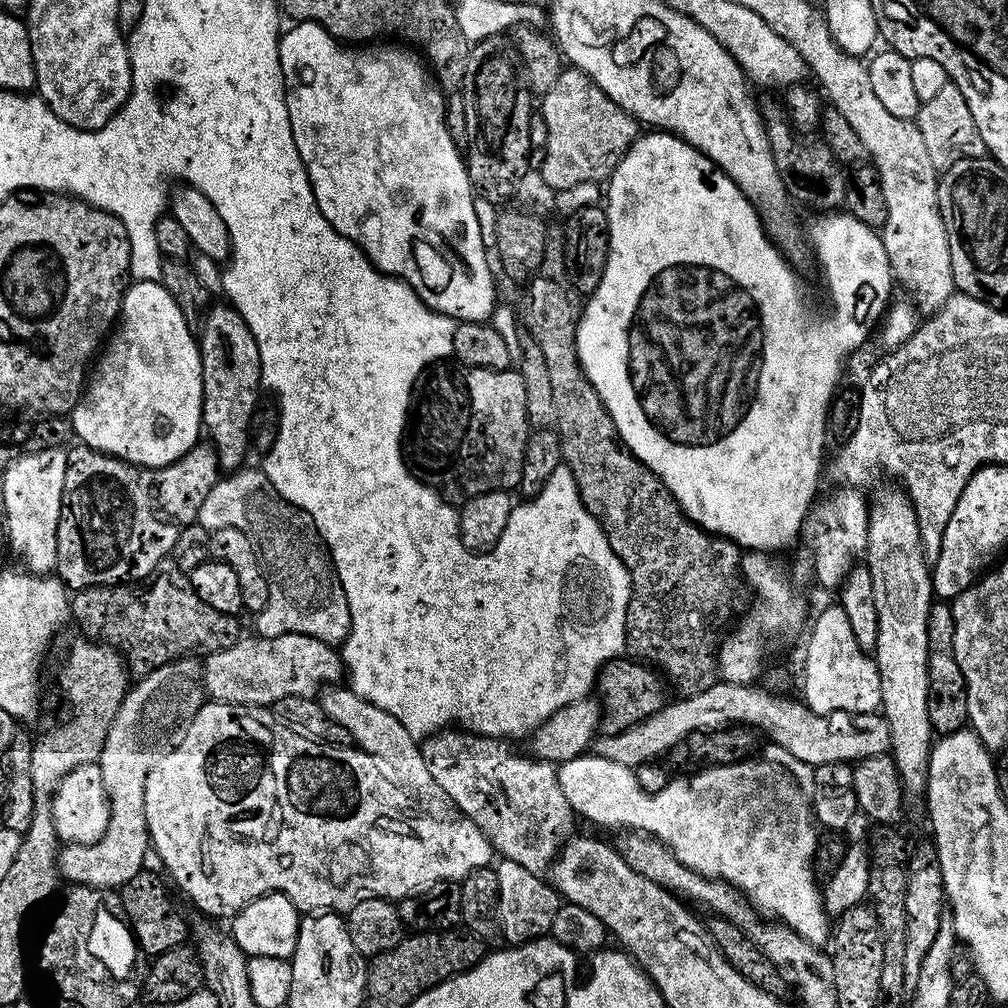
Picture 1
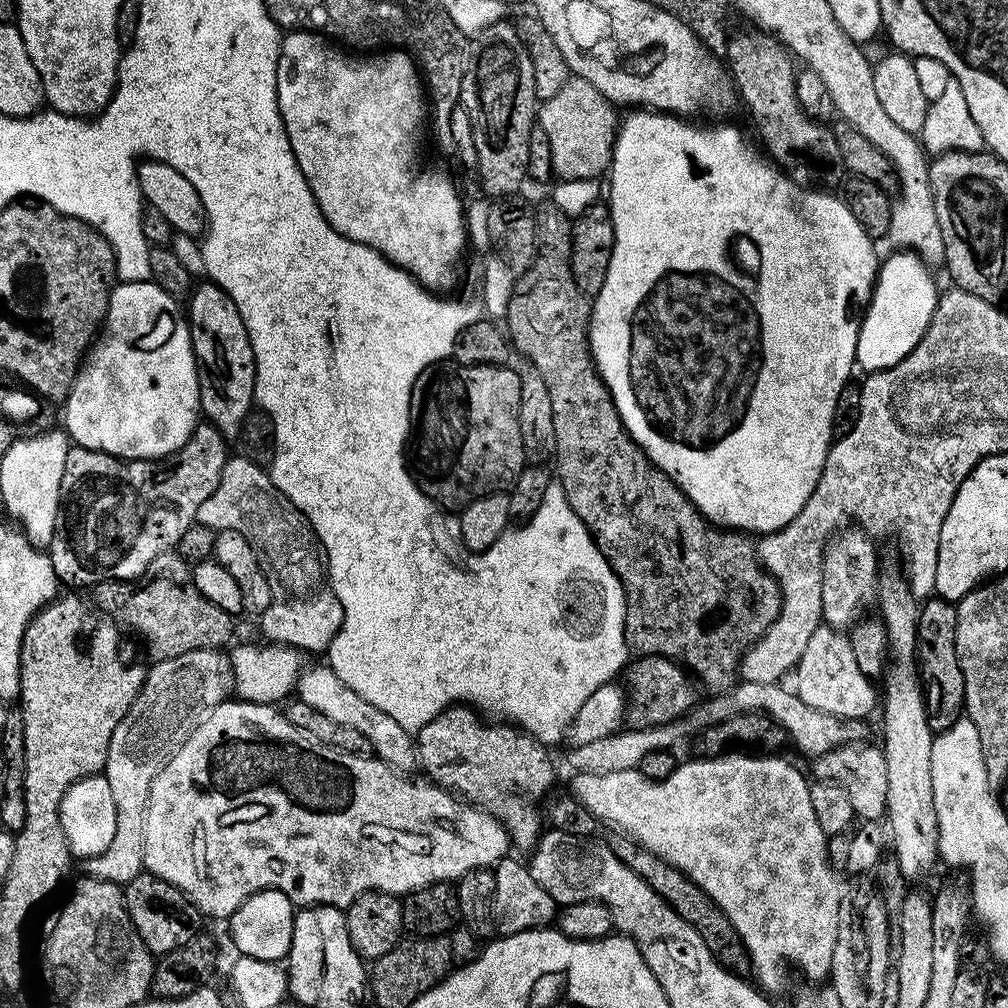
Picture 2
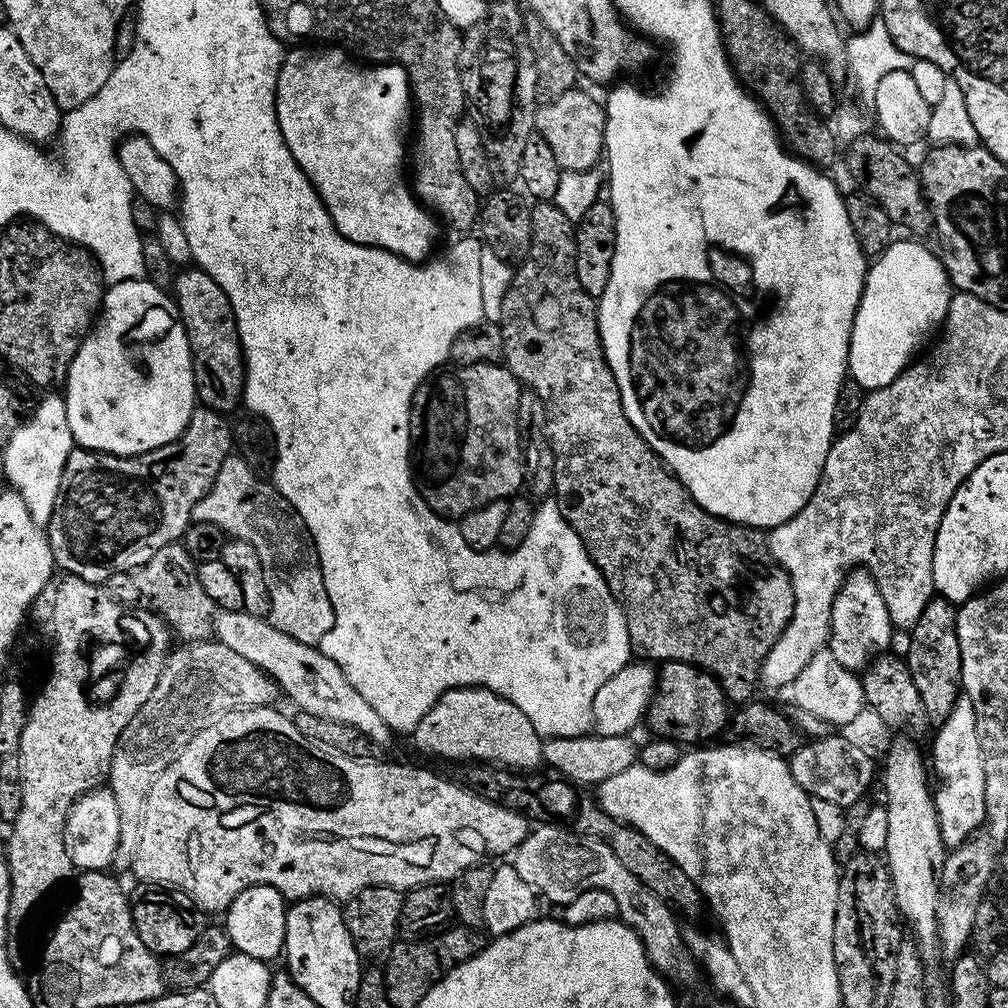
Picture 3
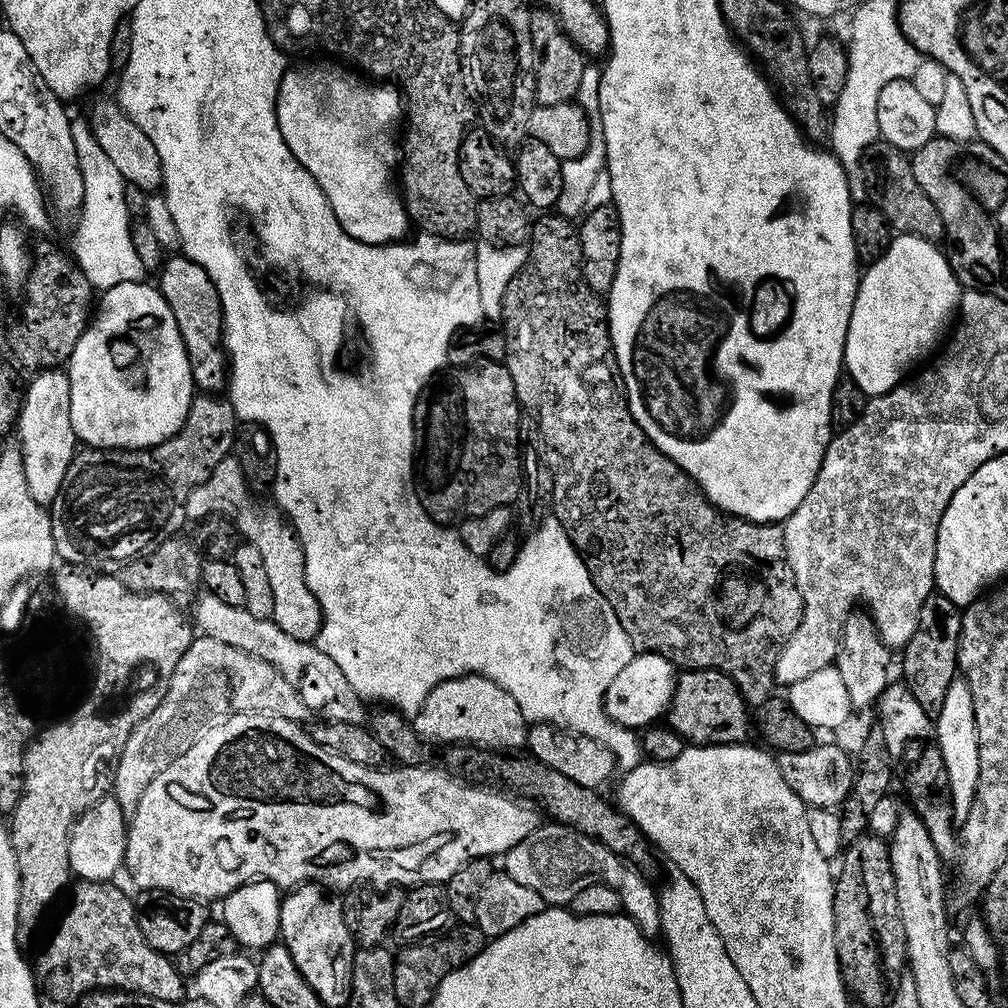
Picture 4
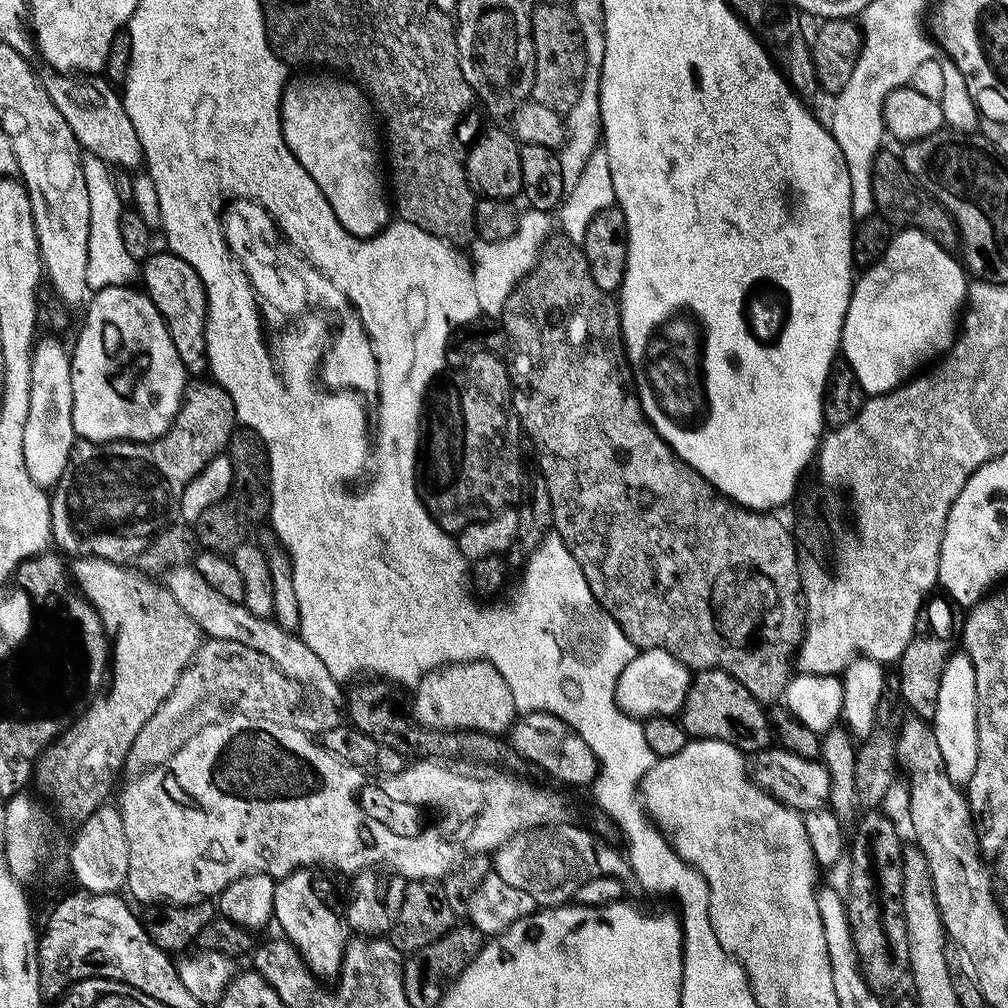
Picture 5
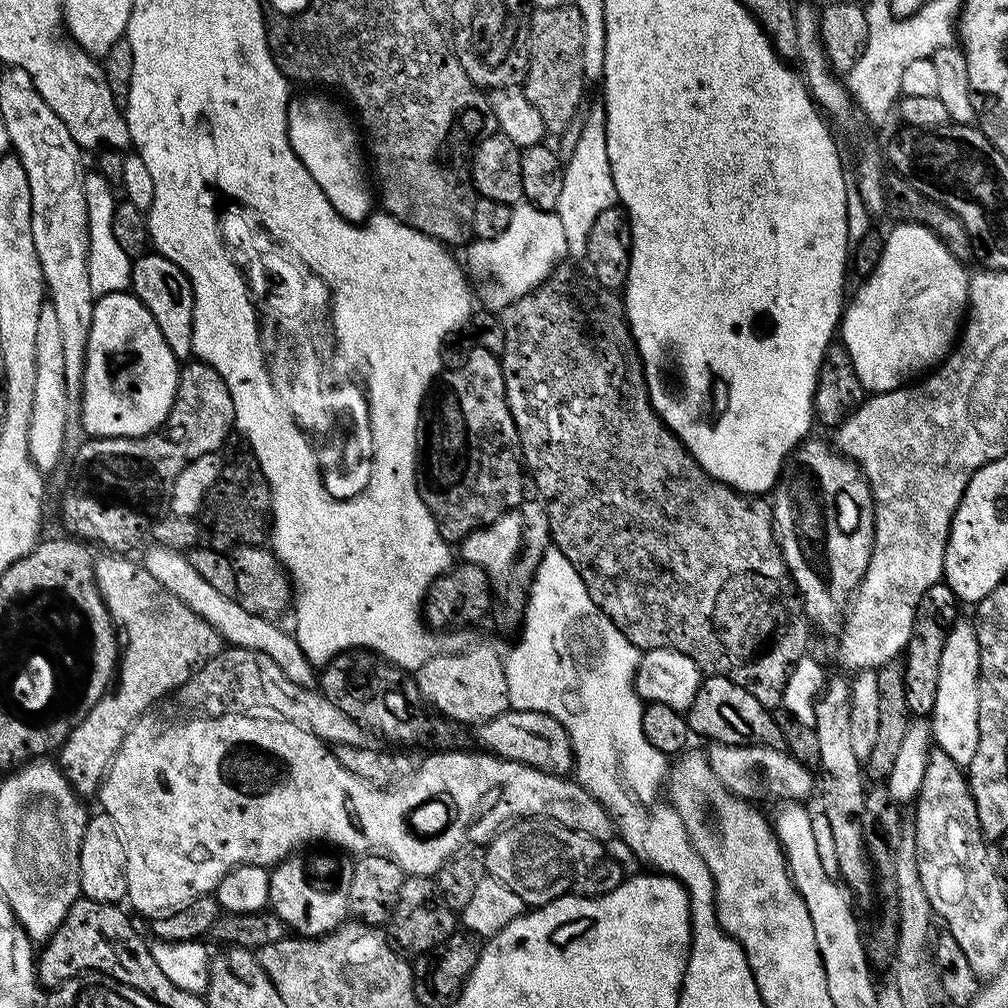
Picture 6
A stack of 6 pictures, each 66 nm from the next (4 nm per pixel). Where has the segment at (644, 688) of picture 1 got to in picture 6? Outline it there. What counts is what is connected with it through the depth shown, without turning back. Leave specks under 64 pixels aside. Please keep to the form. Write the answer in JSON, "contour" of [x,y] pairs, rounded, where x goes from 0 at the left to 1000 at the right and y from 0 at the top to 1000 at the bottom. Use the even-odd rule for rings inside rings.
{"contour":[[[702,669],[697,672],[692,688],[682,707],[685,724],[691,731],[700,730],[704,736],[724,738],[735,742],[741,738],[756,738],[760,742],[778,742],[778,729],[770,719],[767,707],[744,685],[736,685],[722,671]]]}

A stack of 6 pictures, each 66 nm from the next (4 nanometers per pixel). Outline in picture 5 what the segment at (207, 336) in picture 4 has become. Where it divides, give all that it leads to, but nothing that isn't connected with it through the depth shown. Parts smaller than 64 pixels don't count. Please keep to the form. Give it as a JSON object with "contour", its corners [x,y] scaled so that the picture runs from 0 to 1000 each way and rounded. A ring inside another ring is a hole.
{"contour":[[[166,248],[152,249],[151,253],[146,258],[142,259],[141,270],[143,266],[143,282],[141,282],[142,289],[146,290],[148,296],[153,300],[153,304],[157,304],[157,312],[161,312],[161,315],[165,319],[165,323],[169,327],[169,335],[173,339],[173,347],[177,347],[177,355],[181,355],[181,363],[184,370],[190,375],[198,375],[206,369],[206,352],[204,351],[204,315],[206,314],[206,293],[202,287],[200,276],[196,276],[196,268],[192,268],[192,264],[188,264],[188,260],[185,260],[181,256],[177,256],[172,250]]]}

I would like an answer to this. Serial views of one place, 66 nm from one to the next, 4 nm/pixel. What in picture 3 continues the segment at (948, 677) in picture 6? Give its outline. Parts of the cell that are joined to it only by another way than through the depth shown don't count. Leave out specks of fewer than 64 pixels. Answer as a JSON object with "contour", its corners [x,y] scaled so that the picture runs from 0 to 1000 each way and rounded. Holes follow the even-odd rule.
{"contour":[[[954,688],[950,692],[942,712],[938,712],[938,716],[932,719],[928,726],[929,735],[925,738],[923,758],[927,763],[928,773],[929,770],[933,773],[933,783],[930,781],[927,786],[931,819],[938,838],[945,842],[951,840],[975,818],[978,808],[975,748],[966,700],[960,690]]]}

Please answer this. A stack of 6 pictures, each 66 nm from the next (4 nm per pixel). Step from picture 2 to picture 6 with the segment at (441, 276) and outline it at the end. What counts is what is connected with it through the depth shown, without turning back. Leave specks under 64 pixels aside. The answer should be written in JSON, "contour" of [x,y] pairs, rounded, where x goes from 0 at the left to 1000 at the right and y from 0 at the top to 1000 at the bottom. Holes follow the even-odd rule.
{"contour":[[[291,94],[286,100],[286,136],[292,153],[296,153],[300,165],[308,169],[308,177],[319,185],[319,192],[327,196],[327,204],[331,204],[339,216],[360,220],[371,210],[371,187],[365,184],[357,168],[361,159],[363,163],[363,155],[357,152],[358,132],[350,120],[349,123],[344,113],[321,95]]]}

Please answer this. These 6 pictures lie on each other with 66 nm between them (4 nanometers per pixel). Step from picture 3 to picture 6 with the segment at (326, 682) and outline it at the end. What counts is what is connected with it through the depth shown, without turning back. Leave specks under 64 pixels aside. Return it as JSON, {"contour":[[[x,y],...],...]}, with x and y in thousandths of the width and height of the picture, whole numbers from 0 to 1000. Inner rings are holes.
{"contour":[[[152,539],[150,543],[151,545],[141,552],[143,563],[149,565],[149,569],[153,569],[153,574],[161,577],[161,581],[165,581],[165,585],[169,585],[173,593],[181,593],[181,597],[185,597],[185,601],[188,601],[192,609],[208,617],[208,621],[212,621],[212,625],[218,630],[219,636],[225,637],[232,643],[256,645],[264,649],[264,653],[272,653],[272,657],[280,661],[280,669],[284,669],[288,677],[298,679],[301,683],[311,682],[312,661],[304,653],[304,649],[300,649],[293,630],[289,626],[281,627],[274,620],[277,618],[271,617],[265,611],[248,609],[248,605],[240,602],[237,595],[220,589],[217,585],[212,585],[212,581],[208,581],[208,577],[204,577],[204,573],[200,573],[196,565],[192,565],[192,562],[187,557],[184,549],[174,548],[173,545],[163,544],[156,539]]]}

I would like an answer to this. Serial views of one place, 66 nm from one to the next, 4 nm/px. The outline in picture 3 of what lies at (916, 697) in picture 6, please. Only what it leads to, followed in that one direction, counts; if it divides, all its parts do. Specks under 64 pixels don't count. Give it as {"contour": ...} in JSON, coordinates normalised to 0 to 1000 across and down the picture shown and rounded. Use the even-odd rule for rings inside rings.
{"contour":[[[929,589],[919,597],[919,605],[911,613],[911,617],[905,620],[901,635],[901,651],[899,658],[901,668],[907,673],[907,681],[911,681],[911,688],[915,692],[915,700],[919,704],[919,712],[922,719],[932,720],[942,712],[950,692],[954,689],[952,678],[954,677],[954,649],[950,641],[950,629],[948,628],[948,604],[949,600],[938,595],[936,591]]]}

